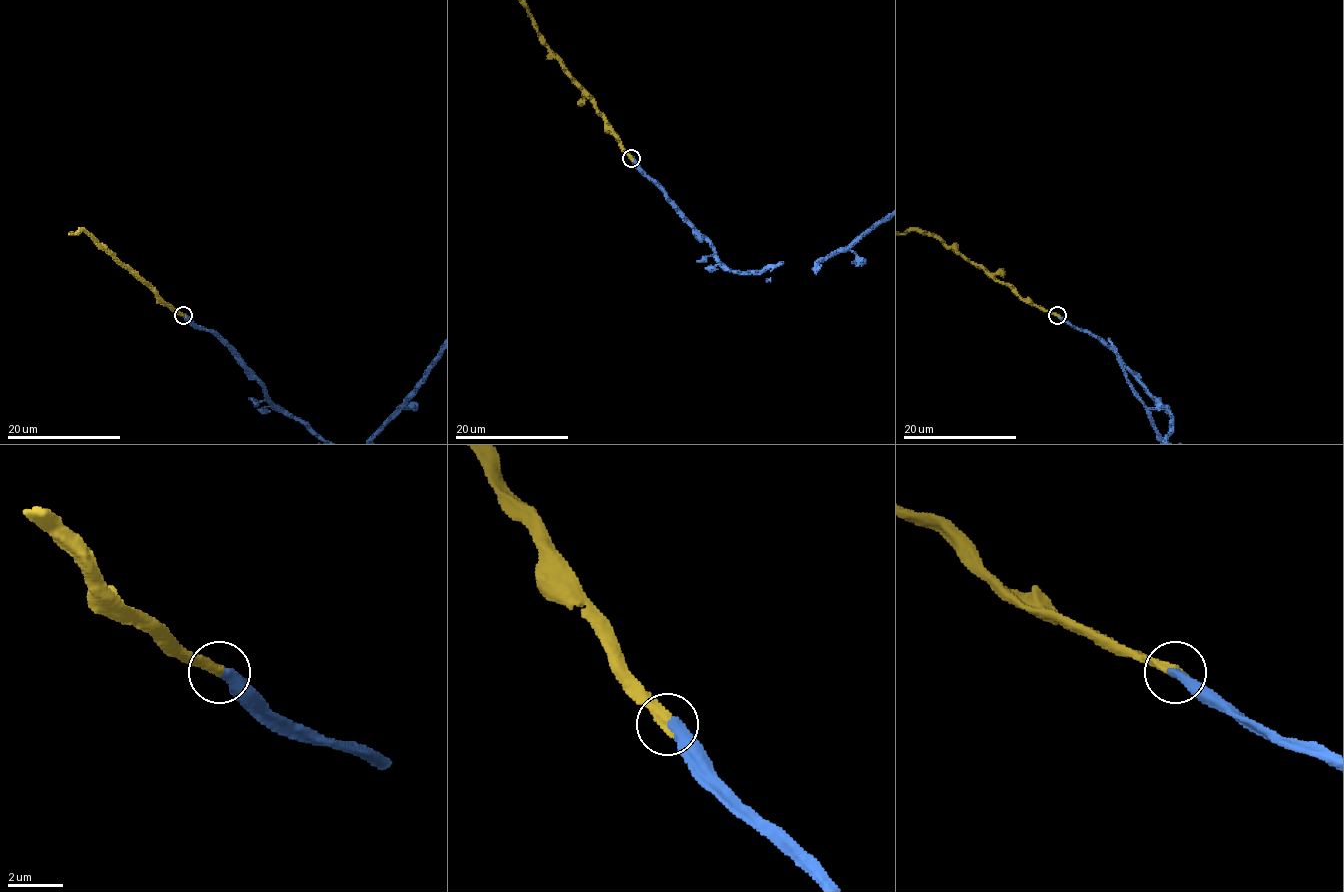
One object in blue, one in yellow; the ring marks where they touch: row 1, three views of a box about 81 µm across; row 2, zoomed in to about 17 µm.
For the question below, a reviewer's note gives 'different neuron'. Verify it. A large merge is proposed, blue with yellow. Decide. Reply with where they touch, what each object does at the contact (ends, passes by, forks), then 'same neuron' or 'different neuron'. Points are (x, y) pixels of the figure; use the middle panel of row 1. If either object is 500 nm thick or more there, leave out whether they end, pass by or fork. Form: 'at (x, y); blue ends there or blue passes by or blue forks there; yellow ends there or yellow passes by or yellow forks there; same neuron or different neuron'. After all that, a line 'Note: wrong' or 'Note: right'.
at (631, 158); blue ends there; yellow ends there; same neuron
Note: wrong

